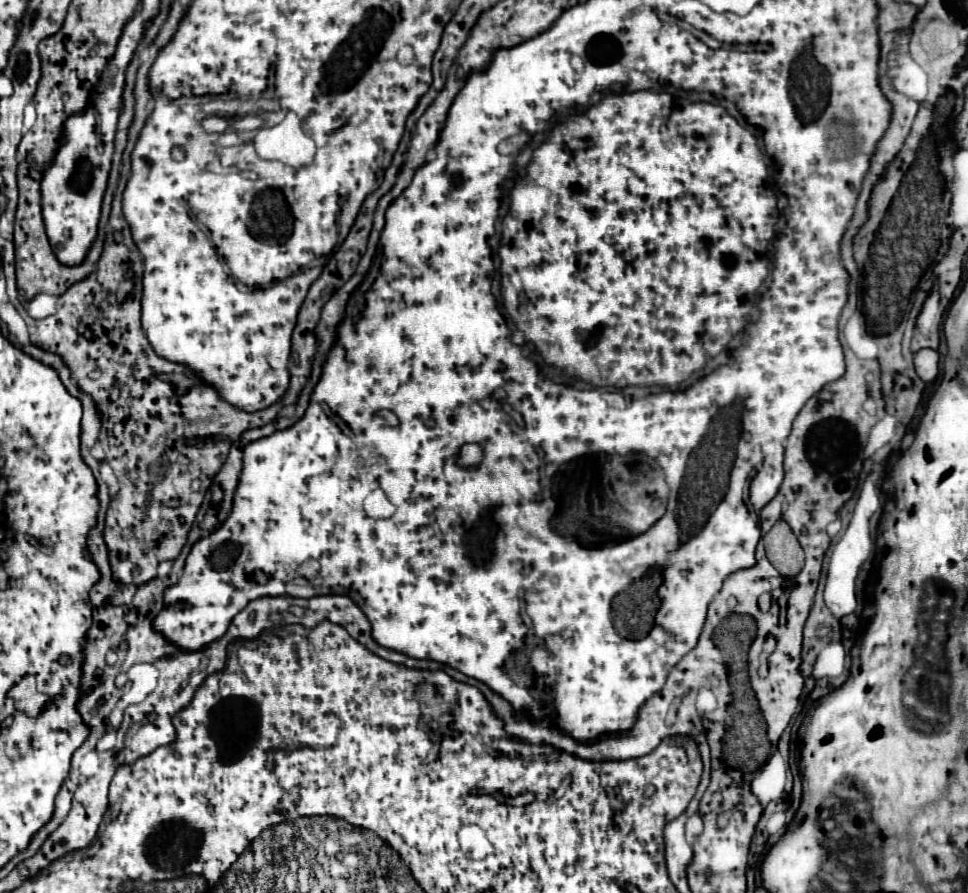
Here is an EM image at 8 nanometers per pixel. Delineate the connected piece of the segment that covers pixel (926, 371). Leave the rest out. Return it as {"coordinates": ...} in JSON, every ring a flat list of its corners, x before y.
{"coordinates":[[923,348,915,354,915,370,923,382,935,380,939,372,939,354,931,348]]}

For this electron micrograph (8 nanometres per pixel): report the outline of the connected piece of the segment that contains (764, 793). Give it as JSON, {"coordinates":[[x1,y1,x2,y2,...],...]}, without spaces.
{"coordinates":[[776,751,769,756,769,760,763,764,763,768,753,778,751,792,761,800,763,806,767,806,771,800,781,798,785,778,787,778,787,766,781,754]]}

